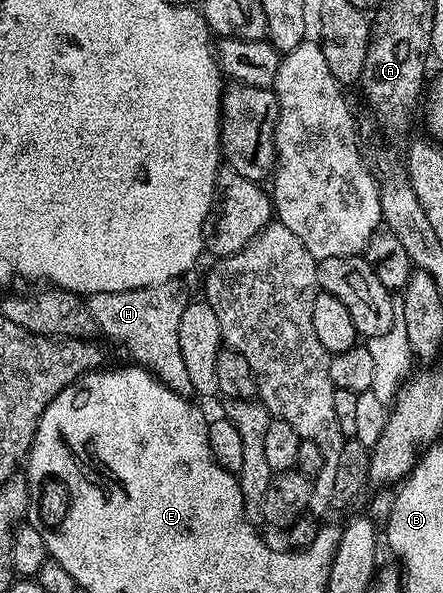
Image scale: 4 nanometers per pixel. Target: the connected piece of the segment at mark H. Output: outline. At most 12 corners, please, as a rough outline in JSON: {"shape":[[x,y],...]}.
{"shape":[[186,280],[86,298],[96,330],[127,344],[140,369],[177,395]]}

